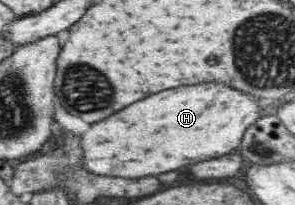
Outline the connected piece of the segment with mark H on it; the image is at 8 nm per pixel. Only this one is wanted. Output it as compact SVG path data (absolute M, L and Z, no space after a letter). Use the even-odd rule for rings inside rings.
M198 83L198 85L182 85L182 87L166 89L124 107L120 115L114 113L104 121L90 125L90 129L80 135L79 143L84 155L81 165L82 168L96 175L106 175L108 171L110 177L128 177L128 179L174 171L178 167L192 165L196 161L204 161L210 157L220 157L236 149L244 130L254 125L260 115L262 109L258 106L258 98L236 91L232 87L226 87L222 83Z

